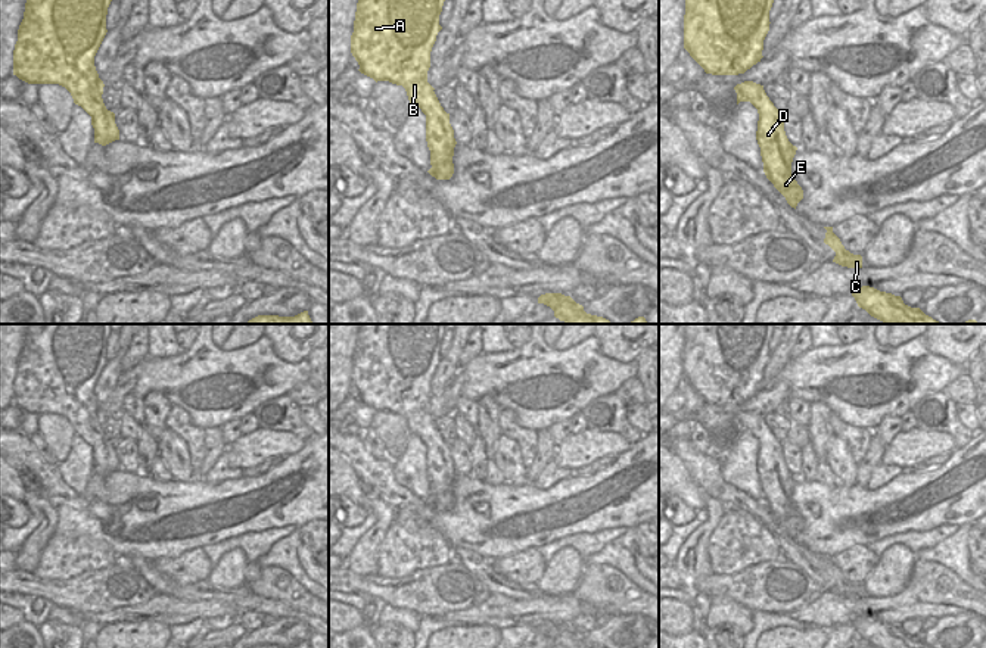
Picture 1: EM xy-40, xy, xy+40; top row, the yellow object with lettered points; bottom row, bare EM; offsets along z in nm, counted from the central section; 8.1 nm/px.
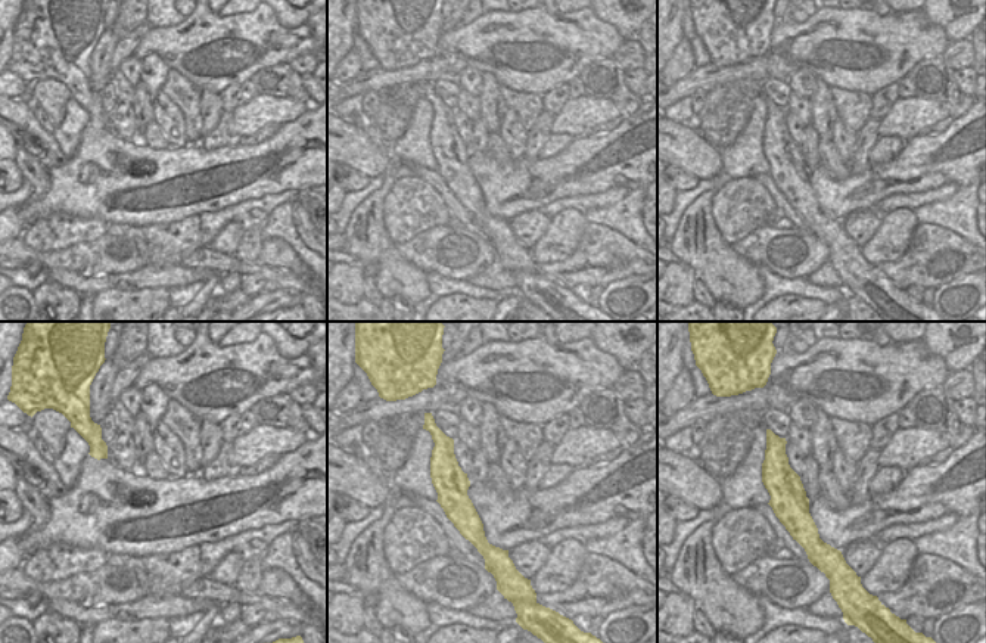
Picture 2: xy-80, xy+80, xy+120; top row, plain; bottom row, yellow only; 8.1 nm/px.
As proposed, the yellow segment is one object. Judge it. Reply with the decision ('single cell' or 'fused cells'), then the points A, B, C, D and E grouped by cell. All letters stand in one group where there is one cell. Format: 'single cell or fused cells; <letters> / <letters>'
single cell; A B C D E

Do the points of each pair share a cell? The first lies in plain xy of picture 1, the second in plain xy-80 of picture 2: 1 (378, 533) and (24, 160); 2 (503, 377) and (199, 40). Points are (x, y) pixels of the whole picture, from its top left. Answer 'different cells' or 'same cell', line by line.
1: same cell
2: same cell

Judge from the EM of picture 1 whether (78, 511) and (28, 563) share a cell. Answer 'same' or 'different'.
different

